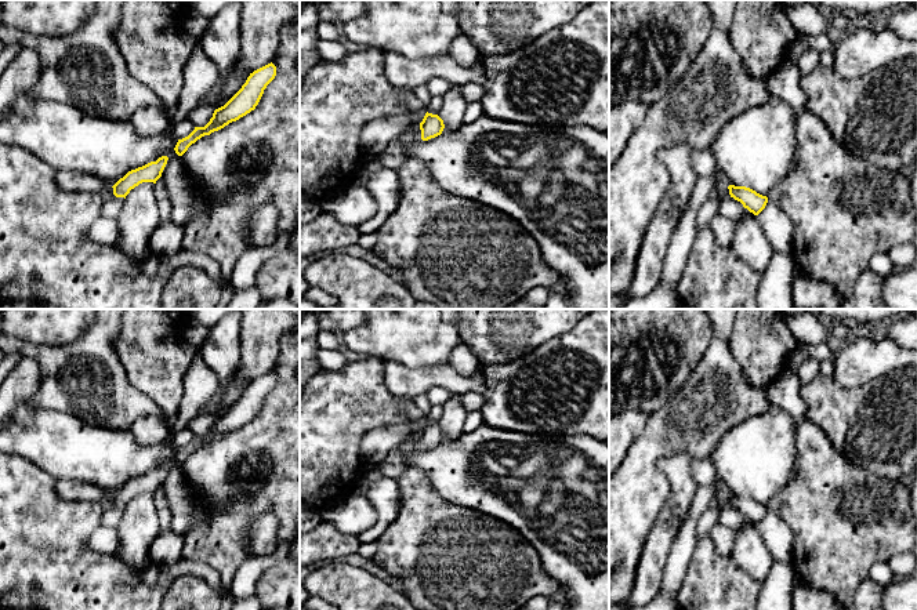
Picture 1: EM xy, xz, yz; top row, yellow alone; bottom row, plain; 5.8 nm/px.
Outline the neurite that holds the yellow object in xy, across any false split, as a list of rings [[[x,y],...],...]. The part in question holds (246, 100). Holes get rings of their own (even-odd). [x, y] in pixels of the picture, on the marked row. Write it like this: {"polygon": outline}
{"polygon": [[[272,62],[250,73],[242,88],[224,106],[214,110],[204,127],[195,127],[188,137],[178,139],[175,153],[182,156],[202,137],[210,135],[254,110],[275,76],[276,66]]]}

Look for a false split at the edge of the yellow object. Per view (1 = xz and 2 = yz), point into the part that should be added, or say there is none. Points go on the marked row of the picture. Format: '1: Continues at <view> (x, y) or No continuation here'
1: No continuation here
2: No continuation here

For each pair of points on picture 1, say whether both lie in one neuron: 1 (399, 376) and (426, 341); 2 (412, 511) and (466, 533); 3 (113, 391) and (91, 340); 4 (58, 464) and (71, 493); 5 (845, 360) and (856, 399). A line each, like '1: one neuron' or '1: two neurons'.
1: two neurons
2: one neuron
3: one neuron
4: two neurons
5: two neurons

